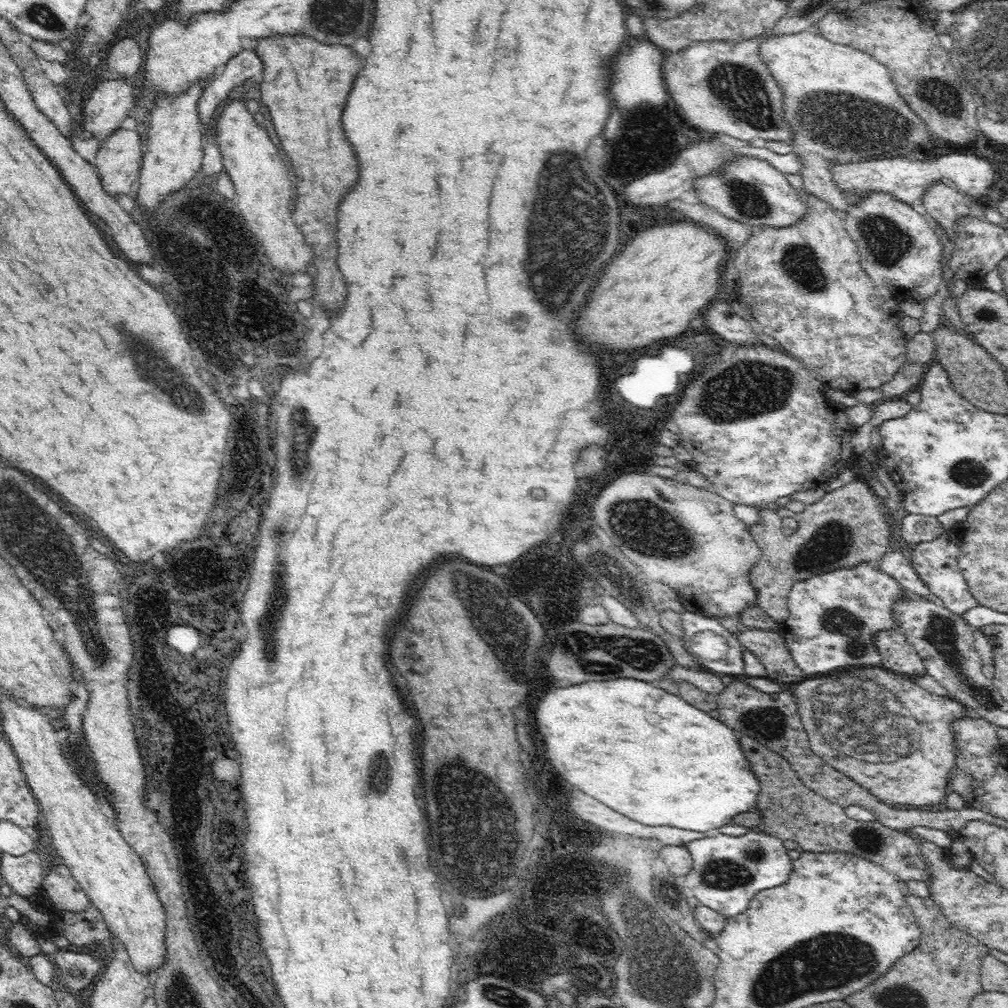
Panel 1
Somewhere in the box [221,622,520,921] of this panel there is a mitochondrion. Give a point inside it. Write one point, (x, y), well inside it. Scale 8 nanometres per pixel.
(381, 772)

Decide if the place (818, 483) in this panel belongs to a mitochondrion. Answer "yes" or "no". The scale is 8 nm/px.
no

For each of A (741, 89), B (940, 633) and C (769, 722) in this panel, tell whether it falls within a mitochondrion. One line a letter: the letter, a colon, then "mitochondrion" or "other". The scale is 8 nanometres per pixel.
A: mitochondrion
B: mitochondrion
C: mitochondrion

